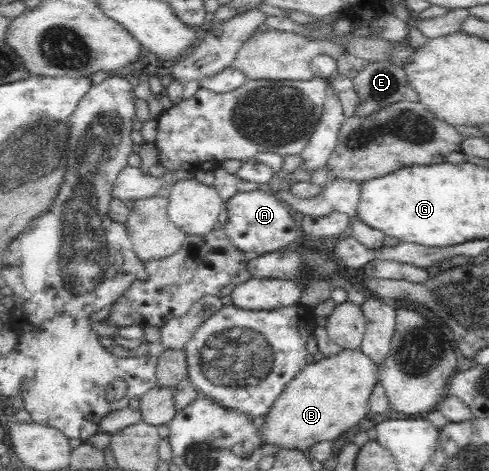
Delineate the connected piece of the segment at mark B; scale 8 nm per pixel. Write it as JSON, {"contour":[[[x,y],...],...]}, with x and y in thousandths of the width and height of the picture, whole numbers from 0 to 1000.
{"contour":[[[697,741],[691,754],[626,775],[542,879],[536,934],[577,955],[620,955],[652,936],[681,936],[748,887],[757,875],[753,847],[769,813],[777,813],[777,794],[779,775],[761,769],[736,741]]]}

